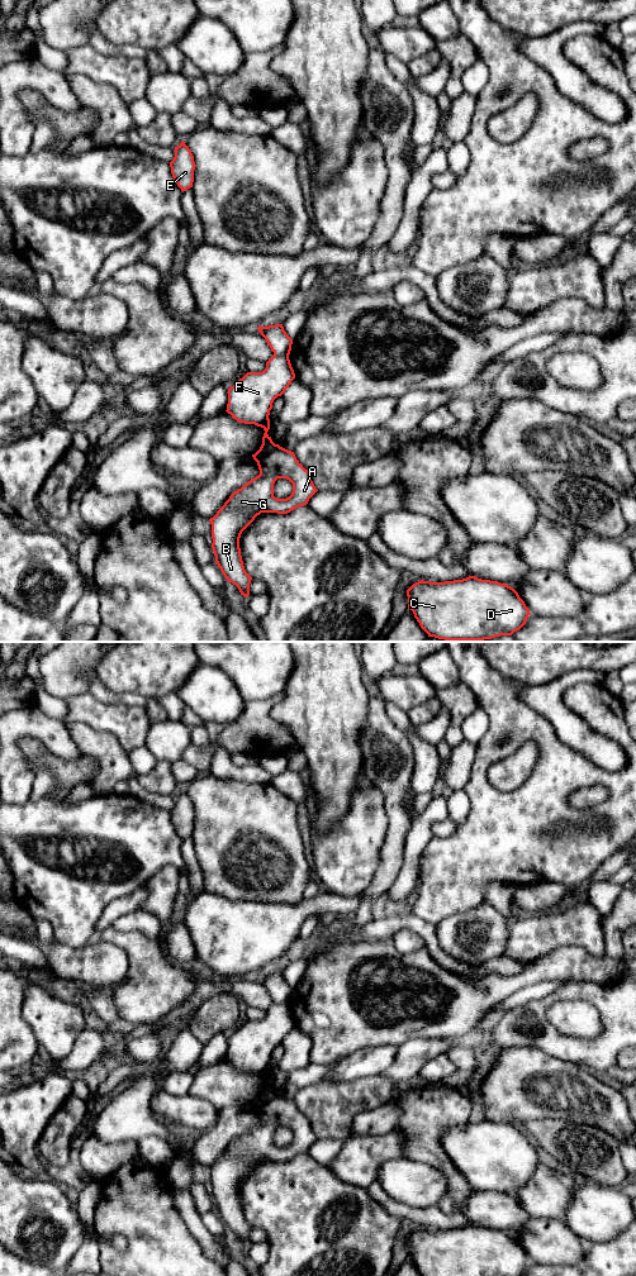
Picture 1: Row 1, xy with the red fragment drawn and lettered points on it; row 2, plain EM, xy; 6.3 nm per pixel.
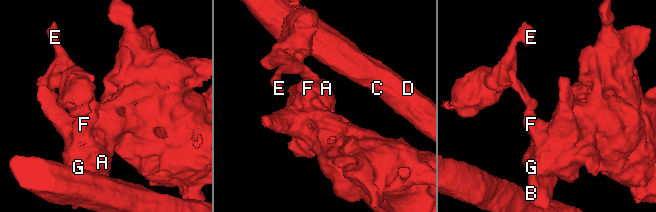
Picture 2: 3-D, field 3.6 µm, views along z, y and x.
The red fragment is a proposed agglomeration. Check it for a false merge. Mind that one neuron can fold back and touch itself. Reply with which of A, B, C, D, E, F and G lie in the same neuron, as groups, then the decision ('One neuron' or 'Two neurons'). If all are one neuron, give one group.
Groups: A B C D F G / E. Two neurons

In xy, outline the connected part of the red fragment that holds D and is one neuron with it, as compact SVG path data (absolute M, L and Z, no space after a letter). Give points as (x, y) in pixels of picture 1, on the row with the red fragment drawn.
M475 576L445 582L421 580L407 590L407 596L408 609L421 628L428 637L445 641L484 641L512 635L526 624L531 614L513 587Z

